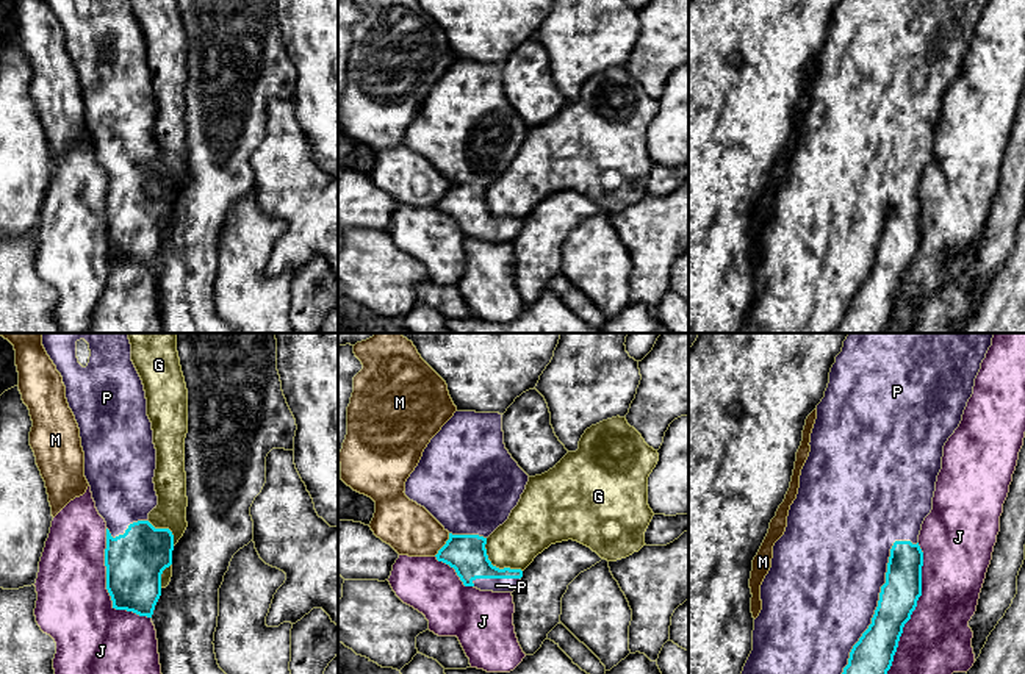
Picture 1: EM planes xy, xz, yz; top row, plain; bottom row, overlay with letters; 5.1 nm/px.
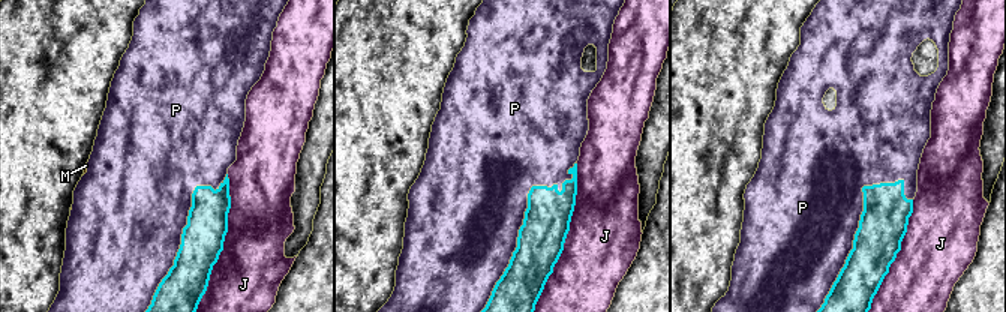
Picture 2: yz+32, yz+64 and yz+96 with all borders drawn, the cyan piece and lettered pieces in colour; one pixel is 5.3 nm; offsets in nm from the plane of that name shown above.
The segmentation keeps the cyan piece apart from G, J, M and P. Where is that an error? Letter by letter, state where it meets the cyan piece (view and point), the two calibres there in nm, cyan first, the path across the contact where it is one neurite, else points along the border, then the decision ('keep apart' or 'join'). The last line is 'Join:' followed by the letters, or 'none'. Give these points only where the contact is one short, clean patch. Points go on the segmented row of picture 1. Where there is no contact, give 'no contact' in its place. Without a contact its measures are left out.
G: meets cyan in xz at (495, 566); 200 nm thick on the cyan side, 240 nm on the other; keep apart
J: meets cyan in yz at (914, 609); 200 nm thick on the cyan side, 360 nm on the other; keep apart
M: meets cyan in xz at (445, 544); 200 nm thick on the cyan side, 260 nm on the other; keep apart
P: meets cyan in yz at (880, 596); 200 nm thick on the cyan side, 480 nm on the other; join
Join: P

